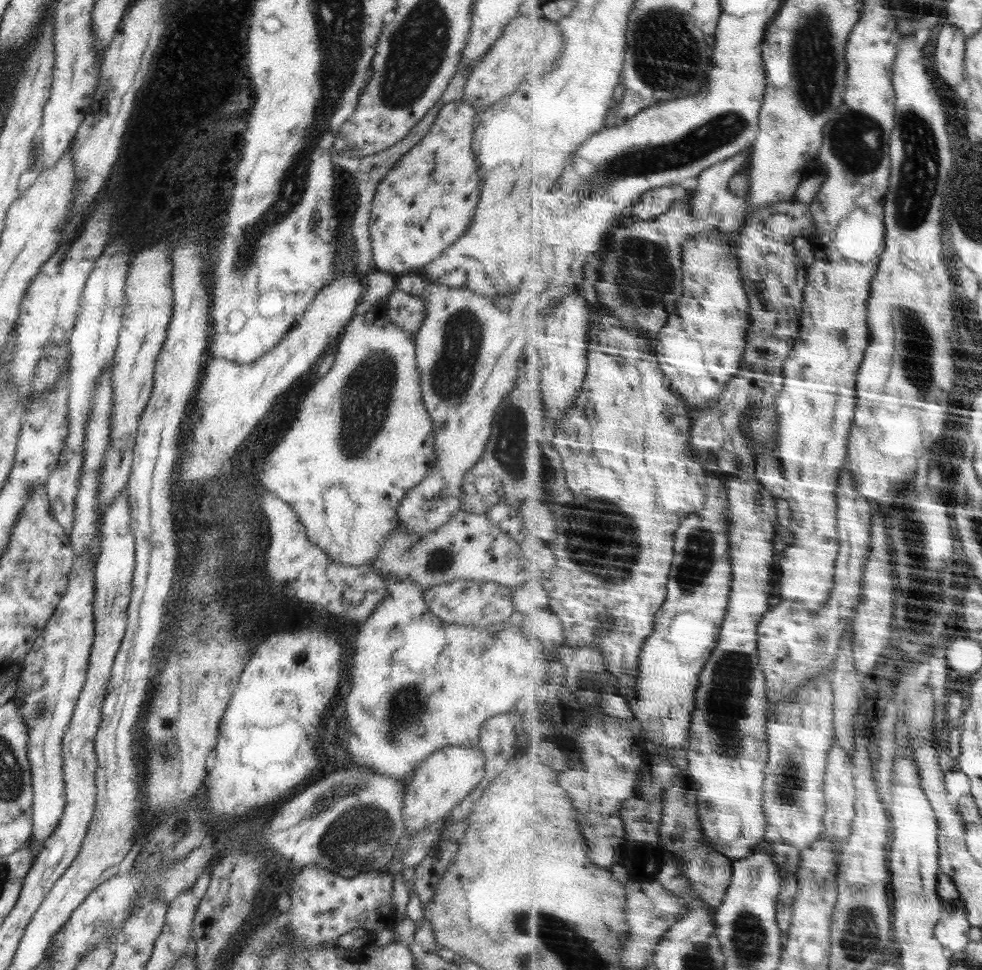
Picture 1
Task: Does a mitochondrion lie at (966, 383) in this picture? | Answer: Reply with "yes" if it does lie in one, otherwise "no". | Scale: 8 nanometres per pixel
no

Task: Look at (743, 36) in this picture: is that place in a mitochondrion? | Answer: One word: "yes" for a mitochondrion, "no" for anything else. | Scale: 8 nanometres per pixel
no

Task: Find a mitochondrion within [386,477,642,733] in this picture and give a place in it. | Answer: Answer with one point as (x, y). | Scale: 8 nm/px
(442, 559)

